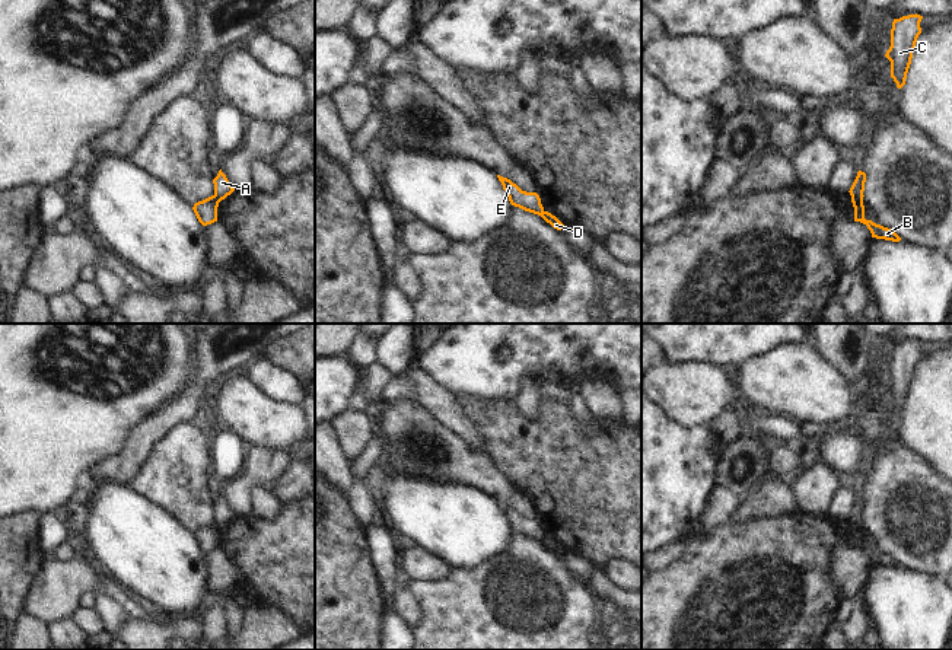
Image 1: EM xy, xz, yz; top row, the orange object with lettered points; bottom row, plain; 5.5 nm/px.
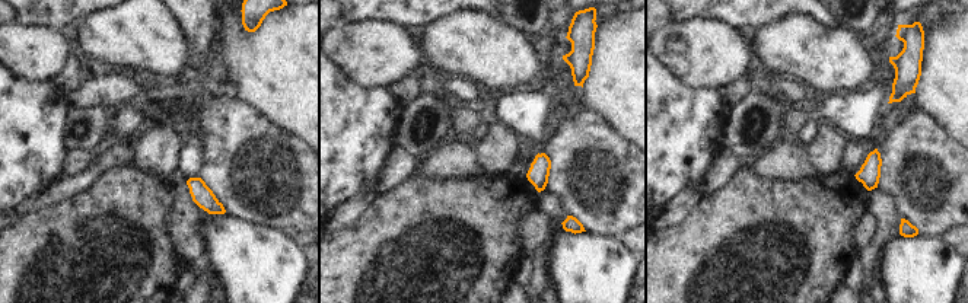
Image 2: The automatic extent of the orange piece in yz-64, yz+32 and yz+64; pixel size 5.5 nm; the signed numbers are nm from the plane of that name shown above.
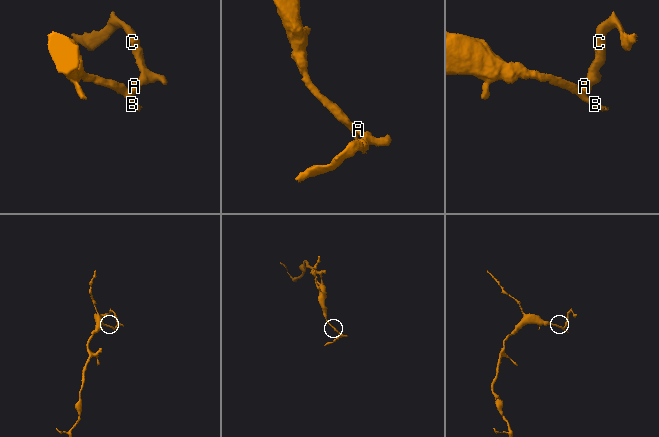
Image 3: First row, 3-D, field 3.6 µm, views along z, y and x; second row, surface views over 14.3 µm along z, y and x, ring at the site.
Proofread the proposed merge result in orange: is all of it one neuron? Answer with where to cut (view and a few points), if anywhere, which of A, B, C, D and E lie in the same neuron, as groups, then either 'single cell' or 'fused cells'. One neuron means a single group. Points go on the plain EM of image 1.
cut yz (852, 521), (862, 531); groups A C D / B E; fused cells

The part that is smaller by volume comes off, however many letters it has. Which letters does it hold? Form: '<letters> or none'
A, C, D

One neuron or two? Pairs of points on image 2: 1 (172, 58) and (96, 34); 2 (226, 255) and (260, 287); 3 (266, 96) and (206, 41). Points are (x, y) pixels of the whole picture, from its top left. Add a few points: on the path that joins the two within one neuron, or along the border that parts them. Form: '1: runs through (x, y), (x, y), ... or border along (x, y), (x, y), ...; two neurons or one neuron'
1: runs through (153, 45), (143, 37), (115, 37); one neuron
2: runs through (235, 262), (251, 278); one neuron
3: border along (217, 15), (217, 40), (215, 47); two neurons

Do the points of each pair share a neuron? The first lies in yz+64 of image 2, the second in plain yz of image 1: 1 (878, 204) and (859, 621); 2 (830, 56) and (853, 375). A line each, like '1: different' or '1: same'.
1: same
2: different

